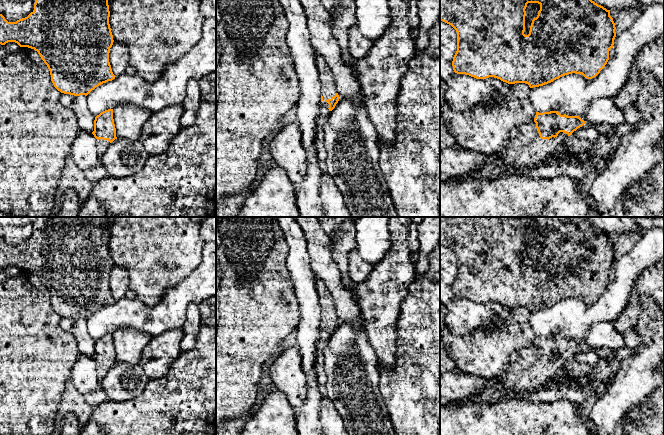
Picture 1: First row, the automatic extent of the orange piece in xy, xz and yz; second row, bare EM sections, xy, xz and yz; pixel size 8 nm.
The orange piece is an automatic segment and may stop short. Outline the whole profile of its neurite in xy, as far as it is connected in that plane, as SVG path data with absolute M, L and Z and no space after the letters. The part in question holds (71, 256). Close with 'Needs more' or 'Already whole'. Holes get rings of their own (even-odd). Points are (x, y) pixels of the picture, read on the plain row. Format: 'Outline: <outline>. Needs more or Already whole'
Outline: M36 217L34 234L25 242L8 246L0 238L0 268L15 266L38 276L47 289L54 311L64 318L87 320L99 309L112 305L115 299L109 286L113 259L109 248L108 217Z. Already whole

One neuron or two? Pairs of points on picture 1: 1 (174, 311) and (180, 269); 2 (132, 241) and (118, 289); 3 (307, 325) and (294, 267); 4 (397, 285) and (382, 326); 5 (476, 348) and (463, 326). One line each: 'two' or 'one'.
1: two
2: two
3: one
4: one
5: two

